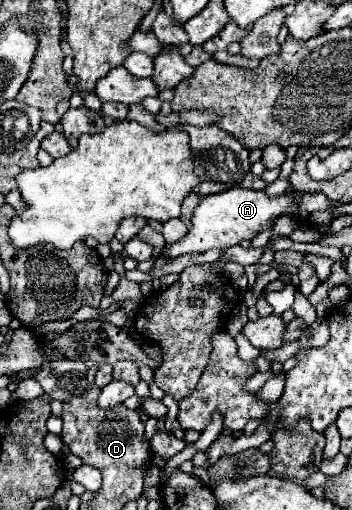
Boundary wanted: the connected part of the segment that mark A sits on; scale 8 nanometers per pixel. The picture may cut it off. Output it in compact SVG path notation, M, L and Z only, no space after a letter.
M230 188L220 194L210 194L200 200L196 206L186 236L174 244L164 244L162 252L168 254L168 258L176 258L186 252L206 252L210 248L230 248L240 244L244 238L252 240L258 232L272 226L274 220L282 214L292 214L294 210L294 198L290 194L280 196L266 196L262 190L248 190L248 188Z

